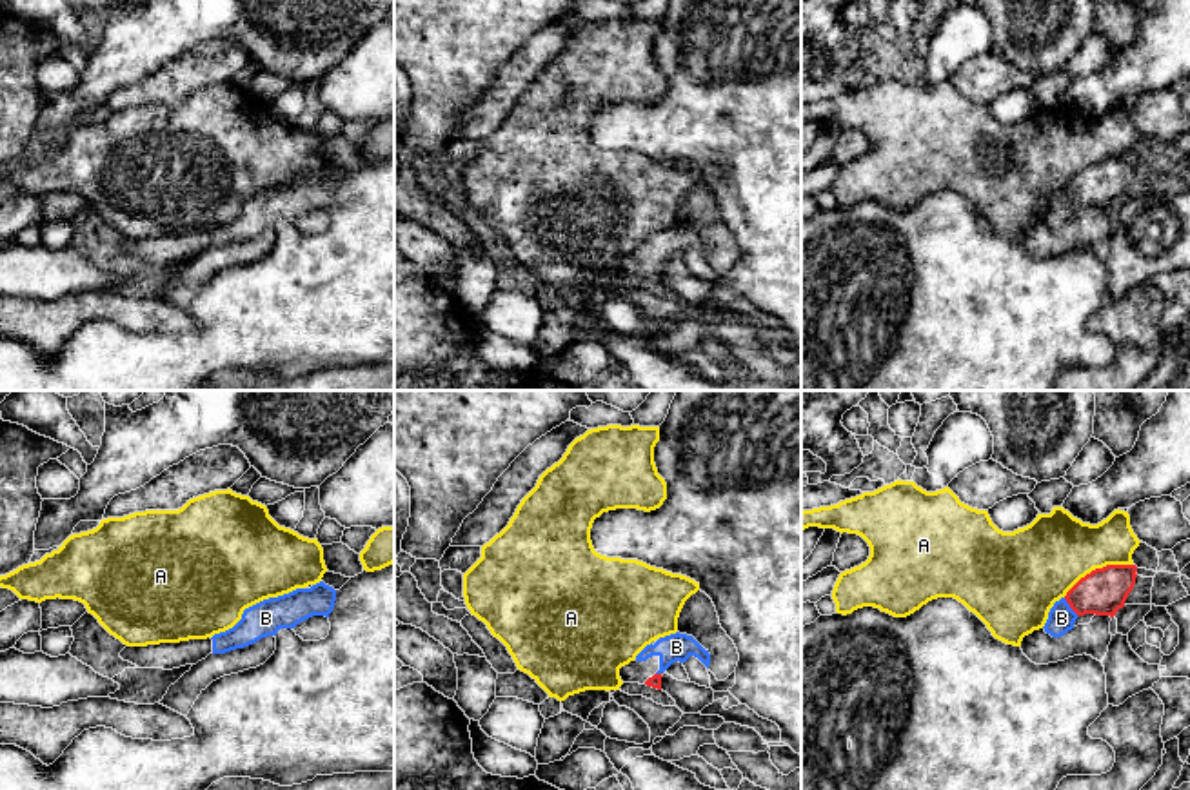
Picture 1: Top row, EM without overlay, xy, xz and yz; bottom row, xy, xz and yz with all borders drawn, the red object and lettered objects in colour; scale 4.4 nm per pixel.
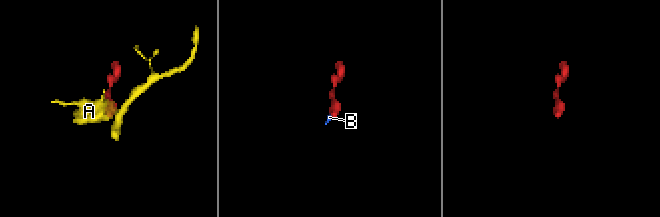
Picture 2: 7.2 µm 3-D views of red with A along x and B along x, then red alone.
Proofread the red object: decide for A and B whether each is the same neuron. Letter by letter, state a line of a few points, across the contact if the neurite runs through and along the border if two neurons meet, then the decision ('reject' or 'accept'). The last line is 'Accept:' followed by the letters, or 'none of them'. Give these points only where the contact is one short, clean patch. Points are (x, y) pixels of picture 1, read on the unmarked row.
A: reject
B: line yz (1103, 184), (1085, 189), (1070, 200), (1061, 211); accept
Accept: B

